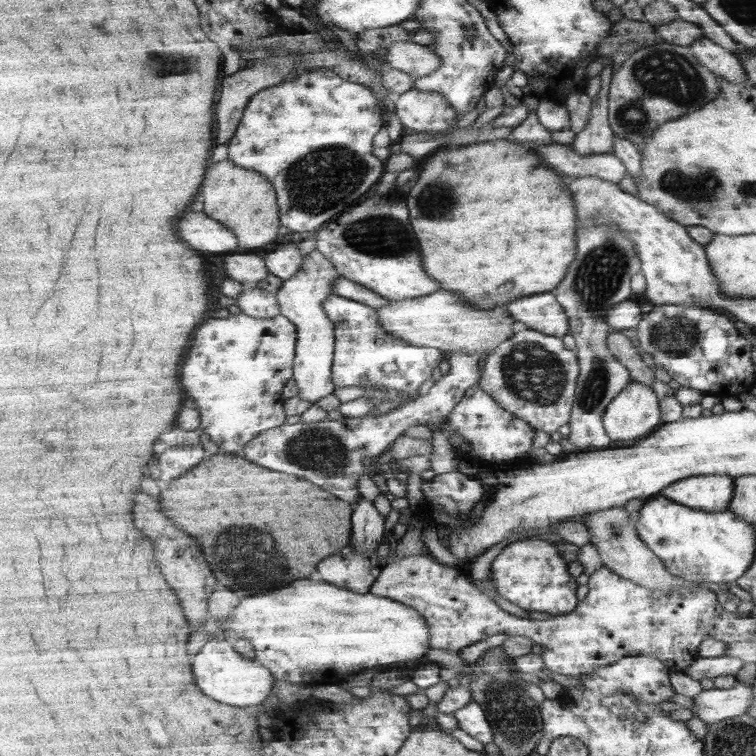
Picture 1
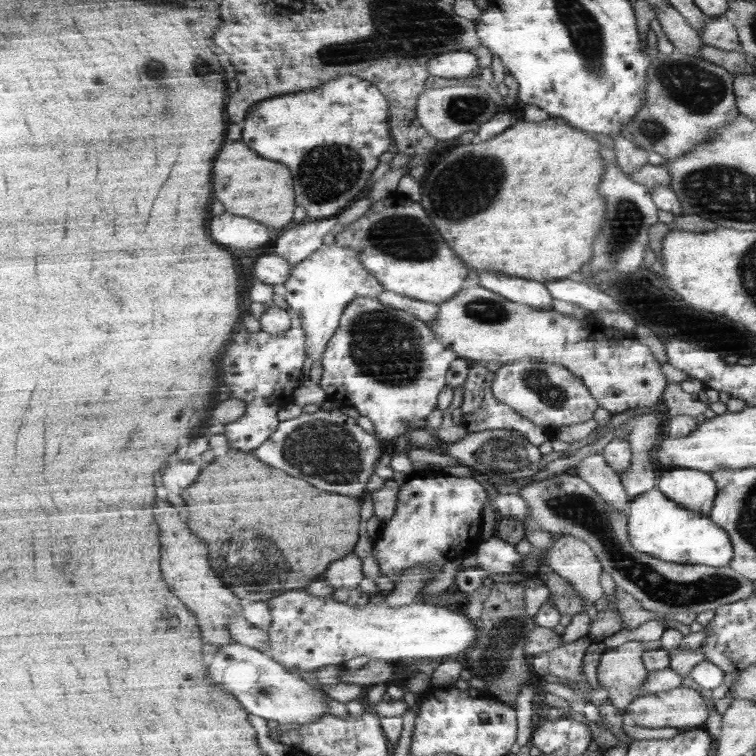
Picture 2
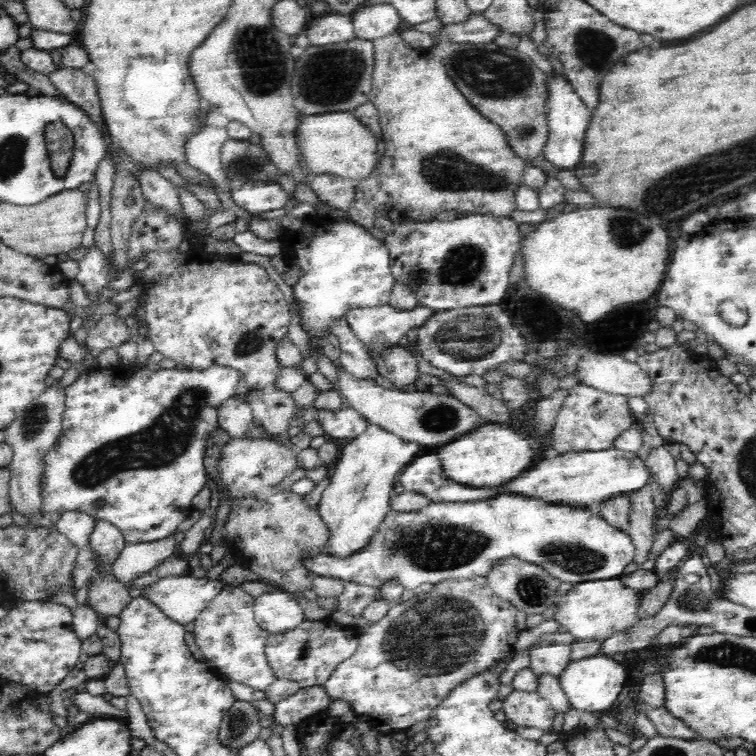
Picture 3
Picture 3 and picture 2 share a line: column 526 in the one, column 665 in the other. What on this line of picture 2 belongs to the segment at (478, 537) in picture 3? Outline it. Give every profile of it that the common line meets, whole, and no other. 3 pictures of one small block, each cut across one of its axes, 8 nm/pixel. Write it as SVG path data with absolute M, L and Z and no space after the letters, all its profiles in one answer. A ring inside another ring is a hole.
M658 487L630 502L628 518L631 544L639 552L650 554L665 562L724 567L730 566L735 554L732 538L727 530L717 526L709 515L688 510L687 507L682 508Z

